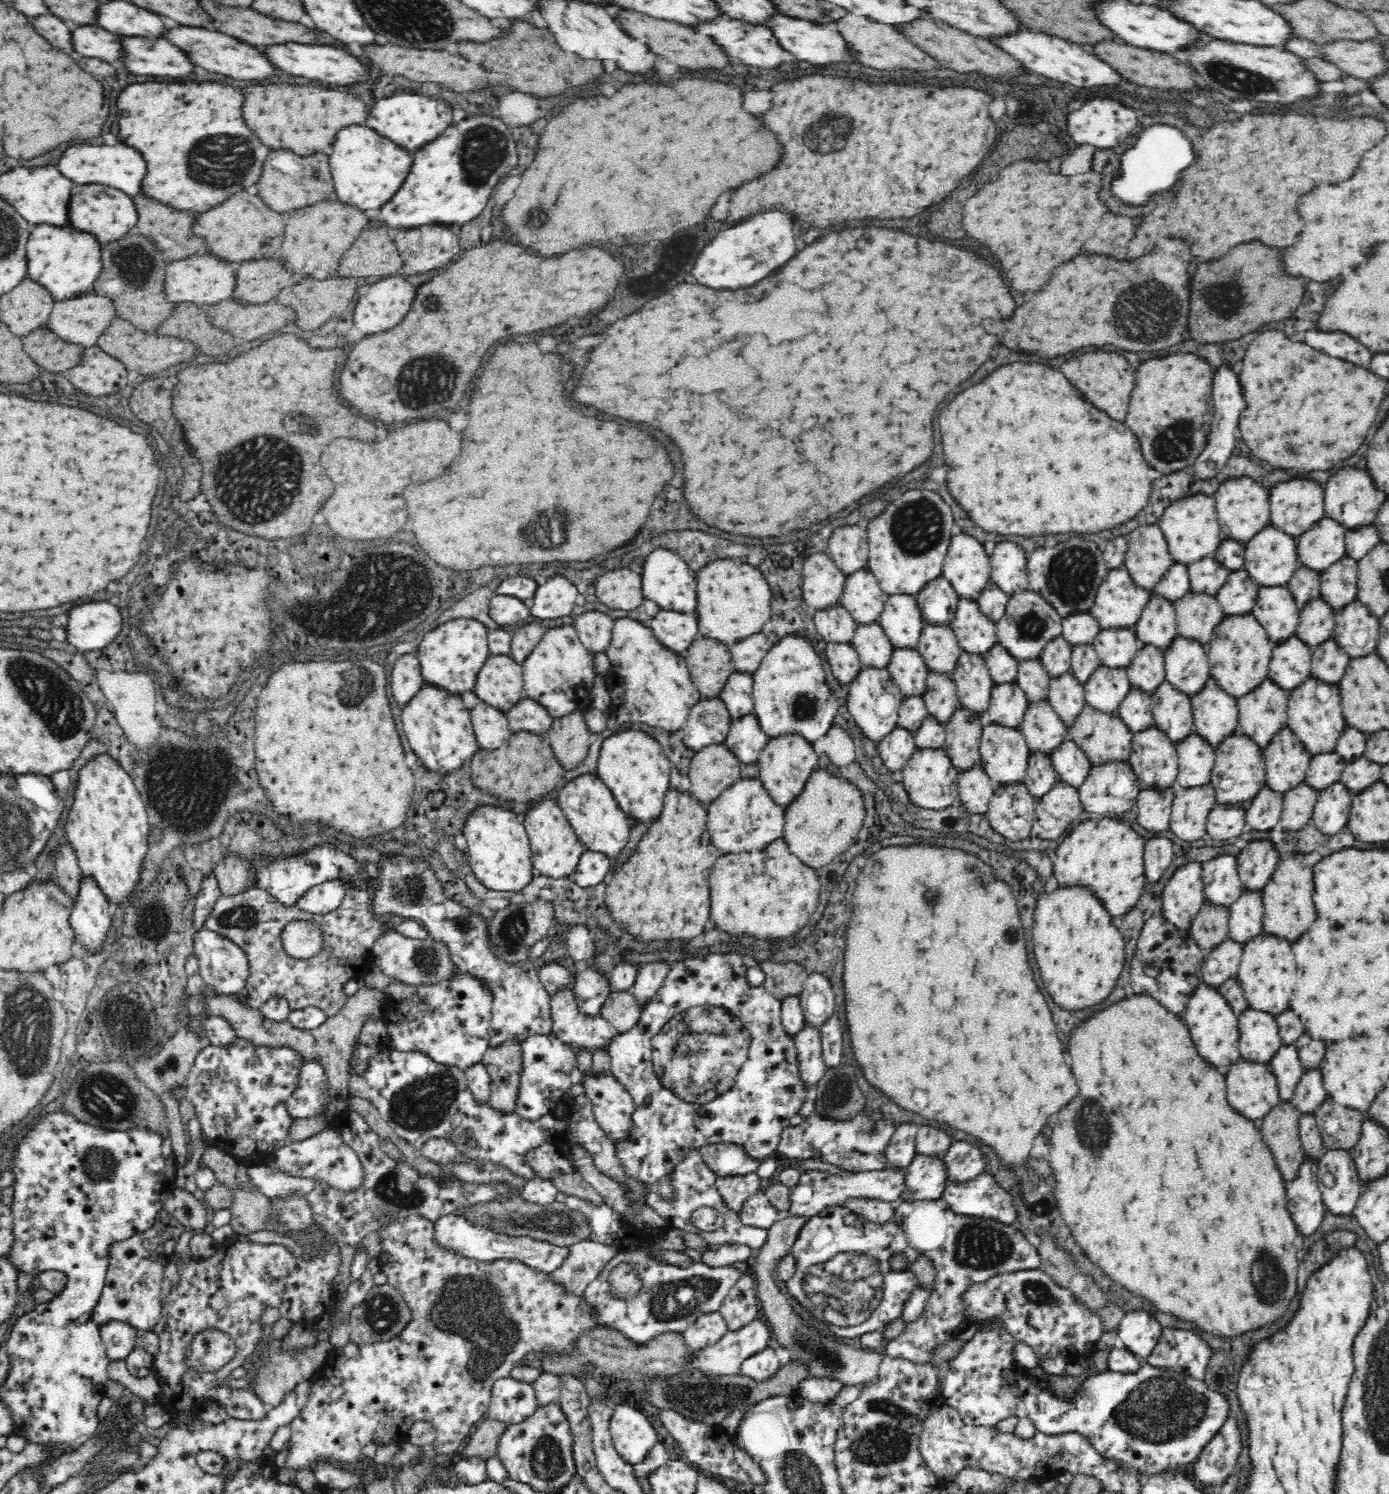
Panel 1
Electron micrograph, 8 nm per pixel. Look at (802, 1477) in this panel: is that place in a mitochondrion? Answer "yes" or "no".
yes

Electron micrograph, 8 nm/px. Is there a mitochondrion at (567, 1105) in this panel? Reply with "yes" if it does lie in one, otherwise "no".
no

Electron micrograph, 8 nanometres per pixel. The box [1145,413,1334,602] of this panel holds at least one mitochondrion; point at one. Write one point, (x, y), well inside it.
(1166, 450)

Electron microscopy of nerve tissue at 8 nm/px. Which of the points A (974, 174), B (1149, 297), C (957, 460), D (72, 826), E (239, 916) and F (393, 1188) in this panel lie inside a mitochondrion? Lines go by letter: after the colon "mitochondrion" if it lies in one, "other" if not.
A: other
B: mitochondrion
C: other
D: other
E: mitochondrion
F: mitochondrion

